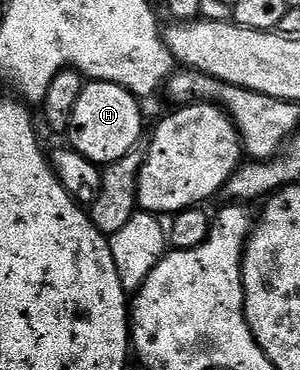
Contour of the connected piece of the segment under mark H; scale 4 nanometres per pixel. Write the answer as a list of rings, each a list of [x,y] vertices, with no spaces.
[[[103,80],[87,83],[76,102],[76,110],[70,115],[69,147],[99,166],[124,158],[124,154],[135,151],[137,144],[134,143],[142,136],[142,108],[138,104],[141,104],[139,97],[118,84]]]

